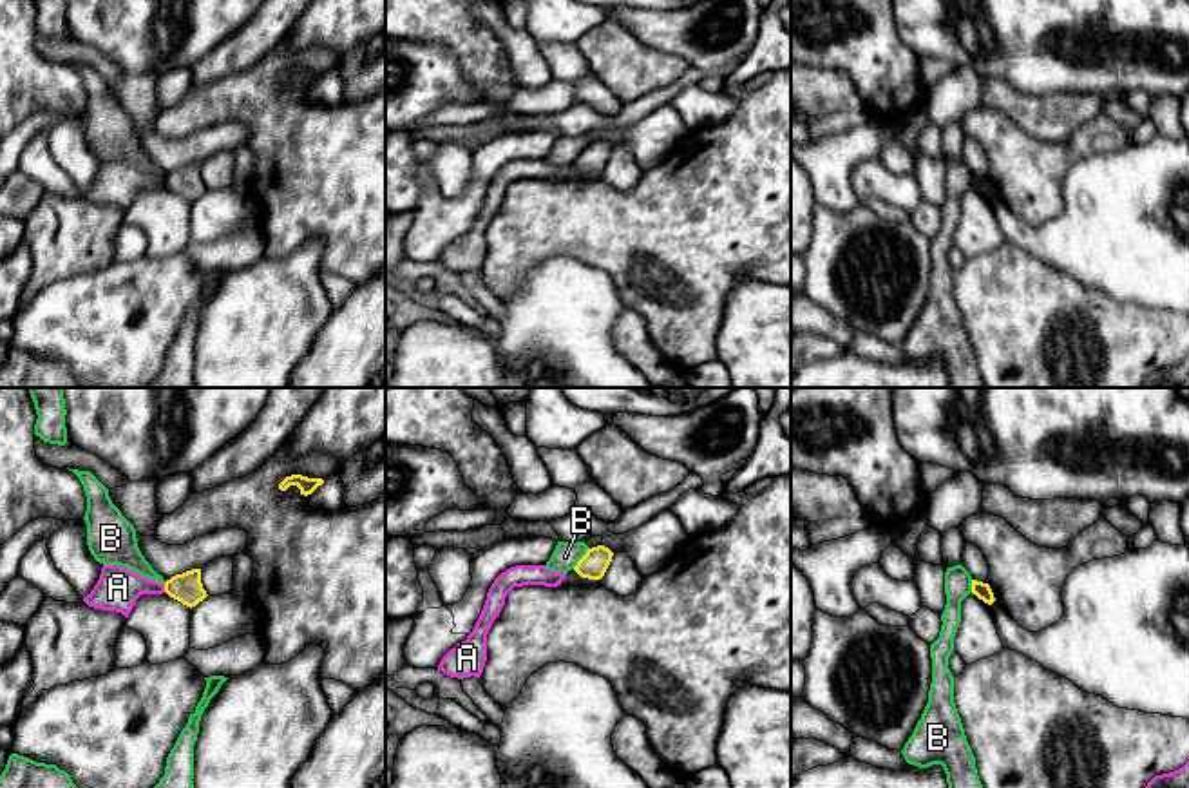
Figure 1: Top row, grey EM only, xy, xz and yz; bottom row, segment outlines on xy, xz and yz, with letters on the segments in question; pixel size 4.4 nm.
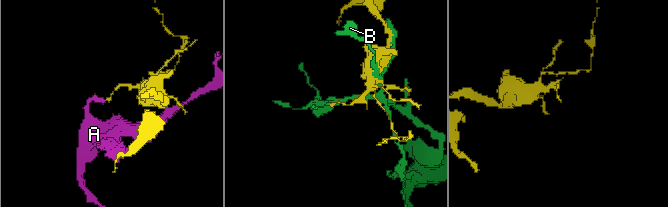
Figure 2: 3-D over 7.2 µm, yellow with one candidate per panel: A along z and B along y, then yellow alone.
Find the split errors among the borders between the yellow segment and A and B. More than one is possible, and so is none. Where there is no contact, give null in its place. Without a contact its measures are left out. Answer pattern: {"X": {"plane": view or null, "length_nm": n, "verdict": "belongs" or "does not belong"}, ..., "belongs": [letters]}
{"A": {"plane": "xy", "length_nm": 30, "verdict": "does not belong"}, "B": {"plane": "xz", "length_nm": 120, "verdict": "does not belong"}, "belongs": []}

